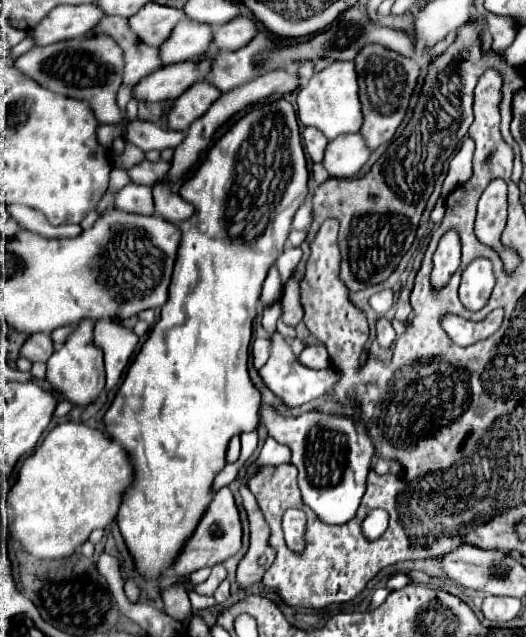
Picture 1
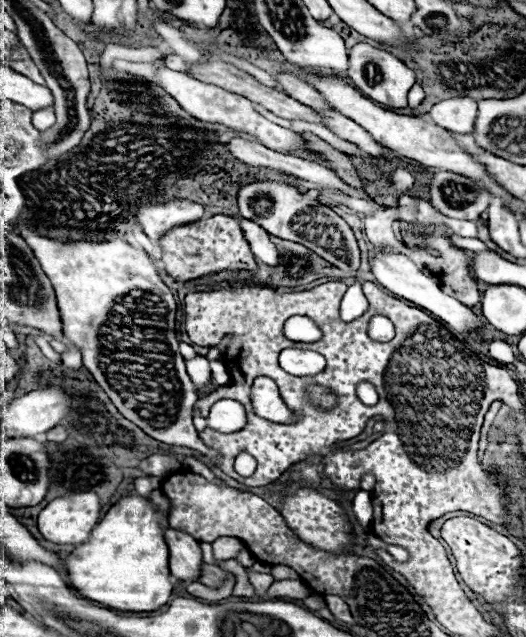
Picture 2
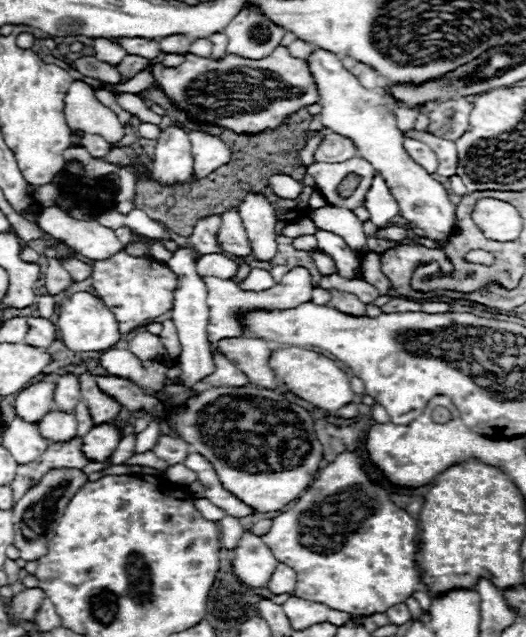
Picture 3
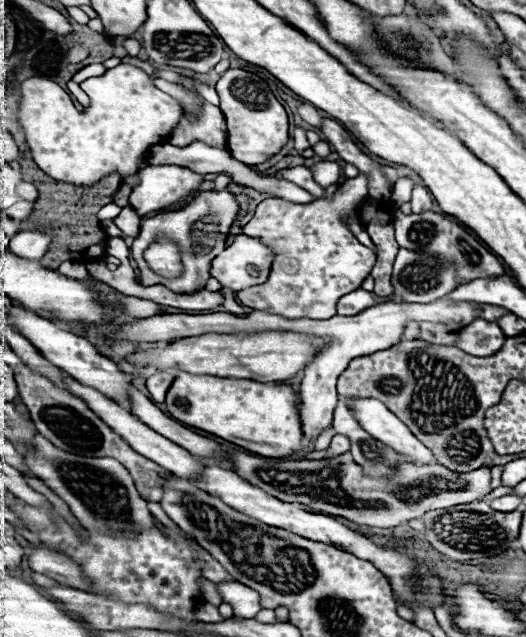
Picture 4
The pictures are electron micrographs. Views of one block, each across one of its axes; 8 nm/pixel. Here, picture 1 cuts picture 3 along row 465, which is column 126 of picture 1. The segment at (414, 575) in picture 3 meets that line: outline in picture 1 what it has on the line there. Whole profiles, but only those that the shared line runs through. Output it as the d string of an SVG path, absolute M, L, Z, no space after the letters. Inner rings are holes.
M98 320L94 328L94 340L104 350L104 362L106 362L104 390L112 390L120 384L122 372L128 366L128 360L138 344L138 336L126 326Z

